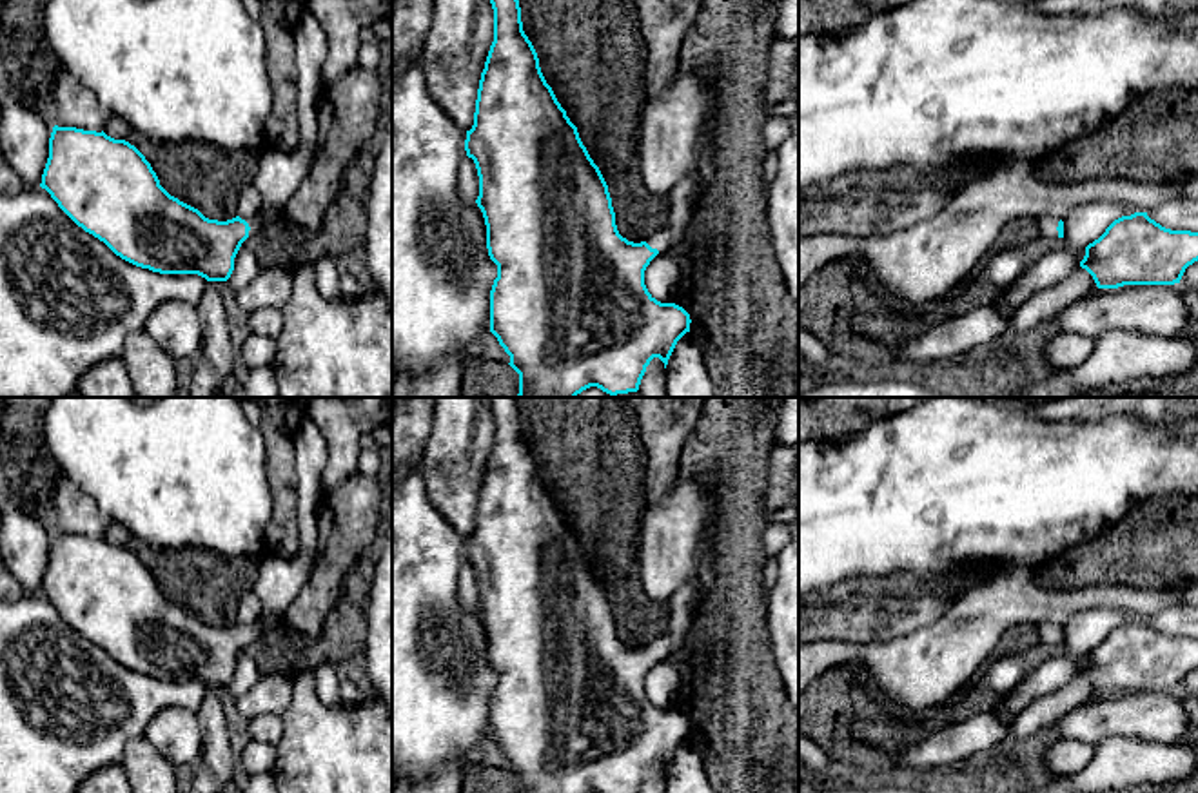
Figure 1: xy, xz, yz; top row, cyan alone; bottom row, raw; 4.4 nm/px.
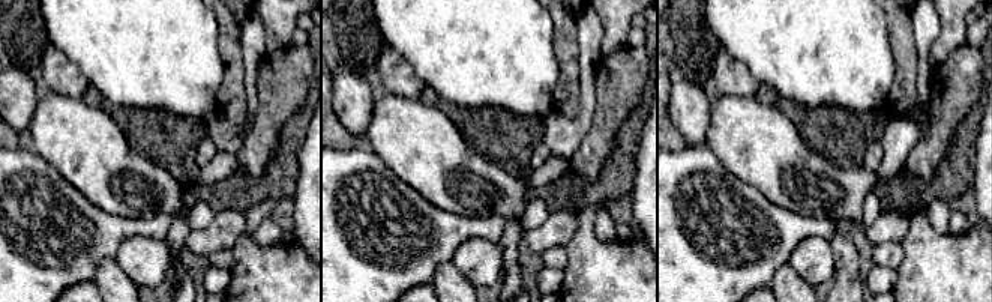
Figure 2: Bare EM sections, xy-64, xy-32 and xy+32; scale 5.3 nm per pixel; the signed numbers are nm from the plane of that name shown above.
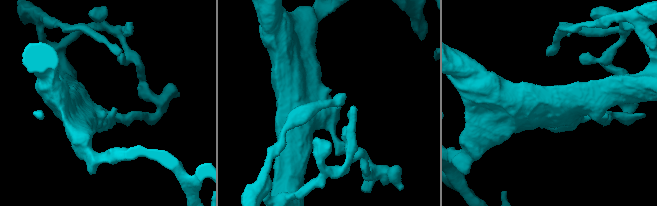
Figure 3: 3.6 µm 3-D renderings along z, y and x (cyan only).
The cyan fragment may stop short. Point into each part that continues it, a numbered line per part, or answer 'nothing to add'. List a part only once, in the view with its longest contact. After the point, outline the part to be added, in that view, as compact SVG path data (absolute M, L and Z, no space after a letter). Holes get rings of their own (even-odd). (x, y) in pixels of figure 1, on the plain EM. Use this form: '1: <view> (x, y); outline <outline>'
1: xy (258, 628); outline M261 619L245 626L250 633L249 644L256 642L265 631L272 630L274 626L267 626ZM274 624L274 626L278 626L278 624Z

